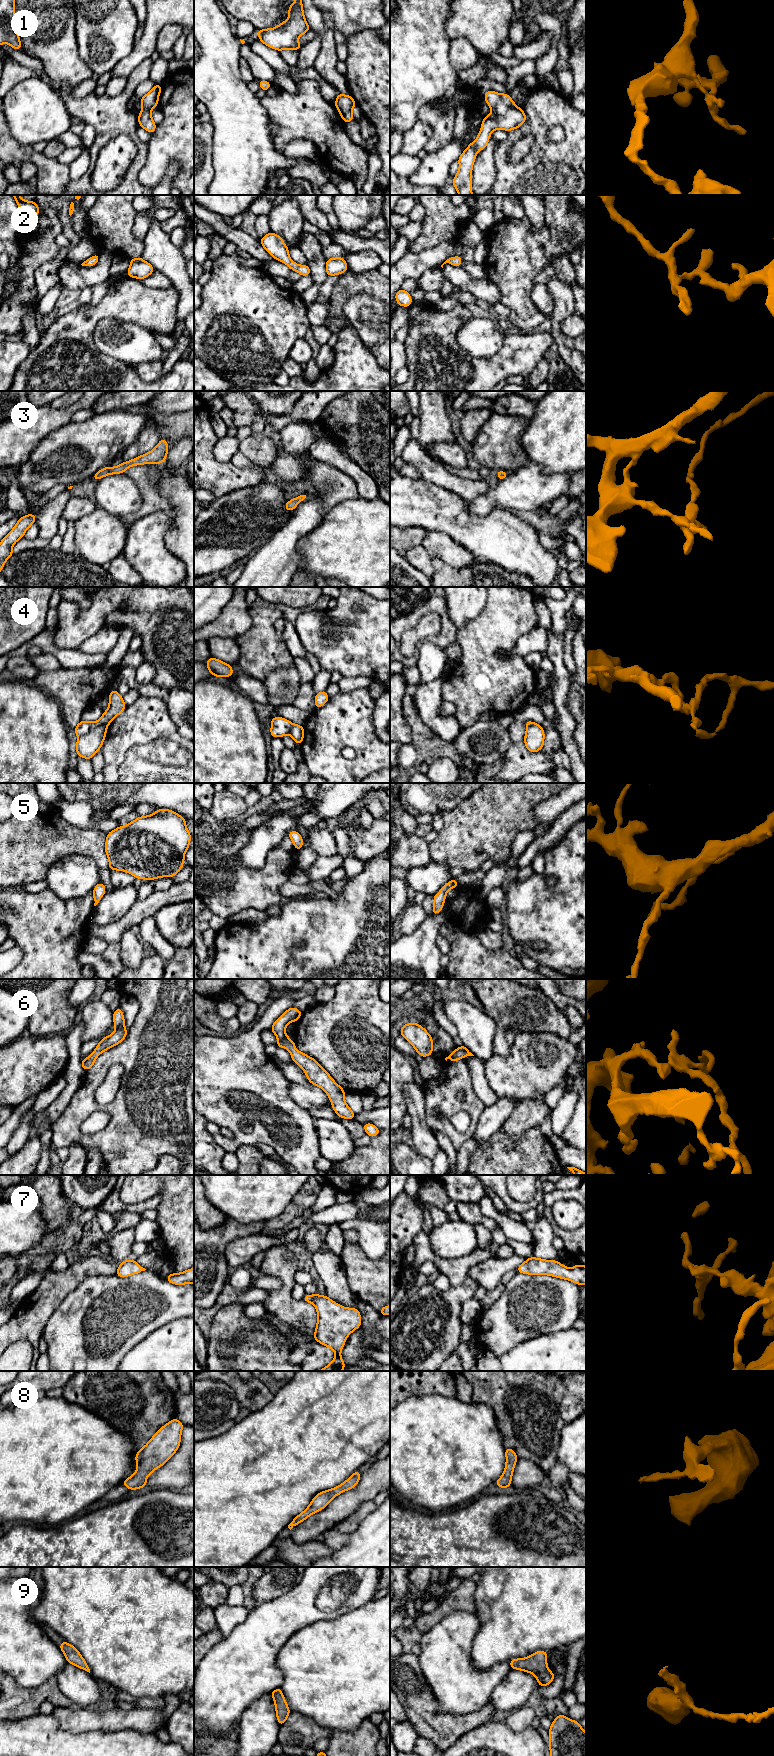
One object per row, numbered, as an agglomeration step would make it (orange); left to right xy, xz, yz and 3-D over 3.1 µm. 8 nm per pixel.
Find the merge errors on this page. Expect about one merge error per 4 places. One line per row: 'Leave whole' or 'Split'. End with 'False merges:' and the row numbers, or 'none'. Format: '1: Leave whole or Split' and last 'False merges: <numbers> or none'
1: Leave whole
2: Leave whole
3: Leave whole
4: Split
5: Leave whole
6: Leave whole
7: Leave whole
8: Leave whole
9: Leave whole
False merges: 4

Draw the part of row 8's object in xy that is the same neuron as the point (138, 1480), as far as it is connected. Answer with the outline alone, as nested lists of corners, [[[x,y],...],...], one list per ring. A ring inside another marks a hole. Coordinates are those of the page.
[[[176,1418],[161,1427],[136,1453],[135,1462],[138,1467],[135,1473],[122,1484],[129,1490],[145,1488],[147,1477],[163,1466],[179,1448],[183,1427],[184,1425]]]

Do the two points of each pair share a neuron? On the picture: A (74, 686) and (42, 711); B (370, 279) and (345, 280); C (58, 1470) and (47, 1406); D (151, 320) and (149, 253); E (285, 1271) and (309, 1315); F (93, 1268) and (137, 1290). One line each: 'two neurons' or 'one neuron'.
A: two neurons
B: one neuron
C: one neuron
D: two neurons
E: one neuron
F: two neurons

